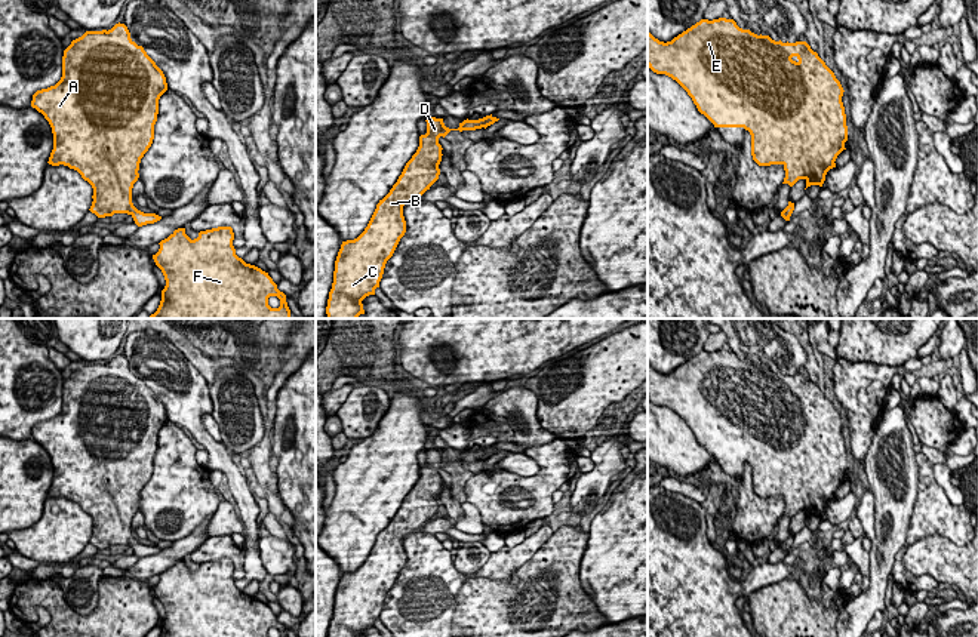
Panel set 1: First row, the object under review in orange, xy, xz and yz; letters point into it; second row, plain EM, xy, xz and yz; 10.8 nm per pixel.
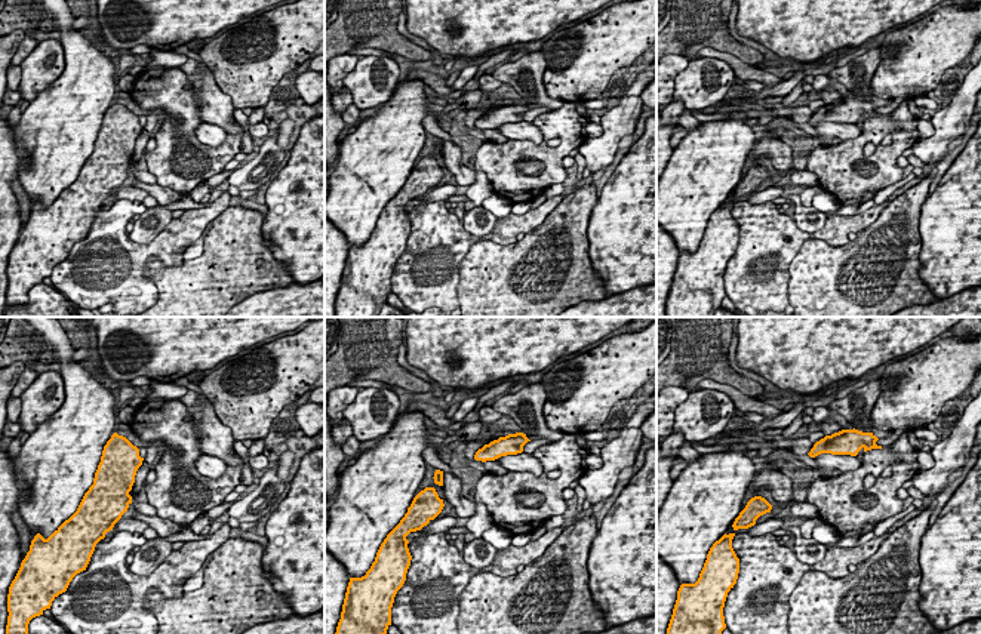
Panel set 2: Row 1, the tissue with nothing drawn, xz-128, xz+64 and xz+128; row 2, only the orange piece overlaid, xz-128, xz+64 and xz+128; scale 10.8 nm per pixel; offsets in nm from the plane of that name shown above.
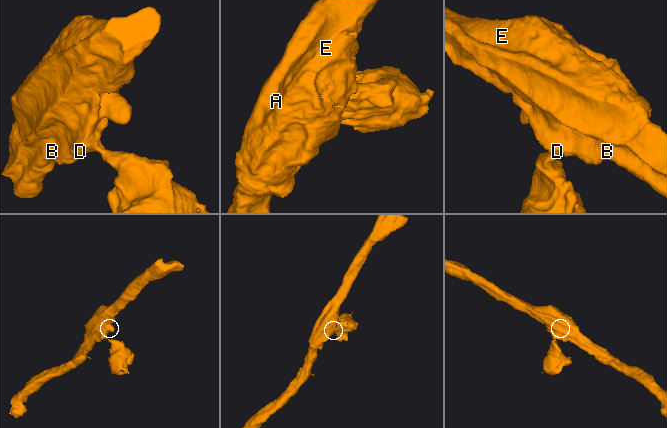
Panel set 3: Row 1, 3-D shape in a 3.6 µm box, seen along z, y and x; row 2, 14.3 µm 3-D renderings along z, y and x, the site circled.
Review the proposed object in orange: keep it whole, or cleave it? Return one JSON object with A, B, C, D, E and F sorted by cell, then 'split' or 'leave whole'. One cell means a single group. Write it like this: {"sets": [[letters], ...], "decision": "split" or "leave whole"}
{"sets": [["A", "B", "C", "D", "E", "F"]], "decision": "leave whole"}

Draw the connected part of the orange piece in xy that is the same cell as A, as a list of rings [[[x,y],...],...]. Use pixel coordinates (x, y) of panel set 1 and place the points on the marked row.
[[[116,24],[111,30],[86,31],[71,41],[62,56],[62,77],[47,89],[33,95],[31,107],[44,116],[53,133],[53,150],[49,157],[52,166],[68,166],[77,170],[93,188],[90,212],[98,218],[127,213],[138,227],[162,219],[156,213],[144,213],[132,203],[132,188],[139,178],[139,163],[153,144],[154,124],[159,114],[159,99],[167,90],[163,71],[147,55],[142,46],[132,39],[124,24]]]

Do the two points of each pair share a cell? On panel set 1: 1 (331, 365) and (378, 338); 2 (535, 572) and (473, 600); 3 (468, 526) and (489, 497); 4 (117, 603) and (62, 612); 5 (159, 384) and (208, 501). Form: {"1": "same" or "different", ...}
{"1": "same", "2": "same", "3": "different", "4": "same", "5": "different"}

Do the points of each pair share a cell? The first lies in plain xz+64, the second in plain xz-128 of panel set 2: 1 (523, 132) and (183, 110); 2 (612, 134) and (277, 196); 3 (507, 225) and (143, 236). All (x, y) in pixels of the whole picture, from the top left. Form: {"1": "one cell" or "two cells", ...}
{"1": "two cells", "2": "two cells", "3": "two cells"}

